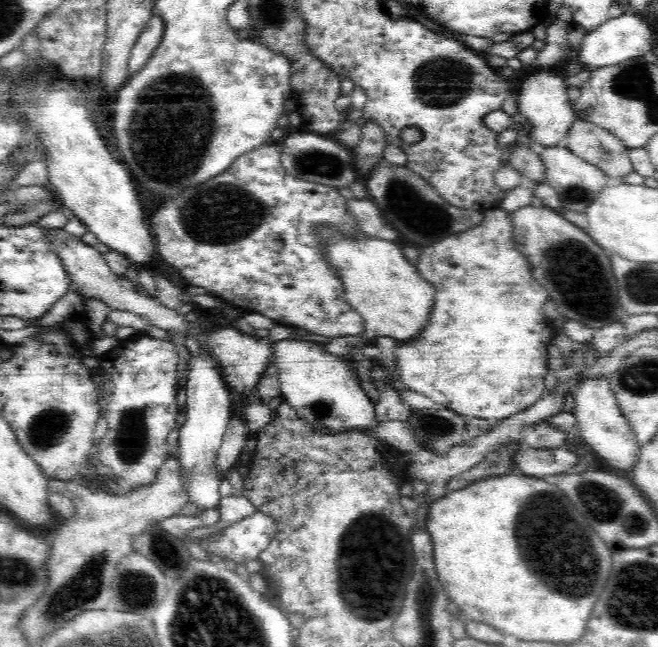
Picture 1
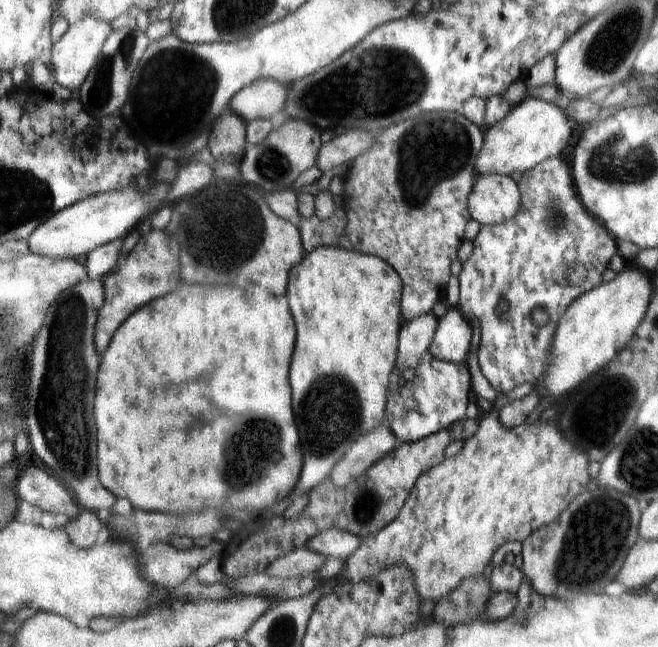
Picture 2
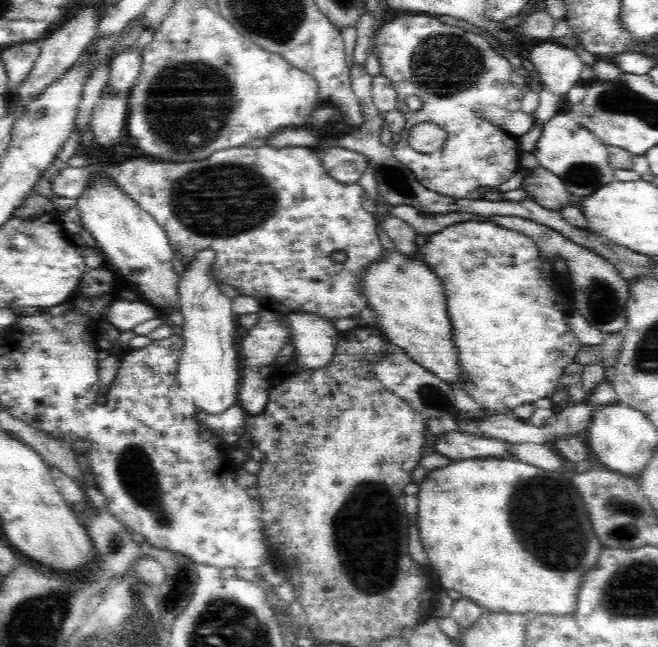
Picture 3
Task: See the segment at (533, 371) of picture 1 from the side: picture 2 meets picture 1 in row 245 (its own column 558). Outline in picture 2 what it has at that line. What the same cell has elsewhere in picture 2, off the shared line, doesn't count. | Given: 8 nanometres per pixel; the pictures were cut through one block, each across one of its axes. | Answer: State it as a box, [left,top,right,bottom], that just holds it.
[338,408,590,603]

